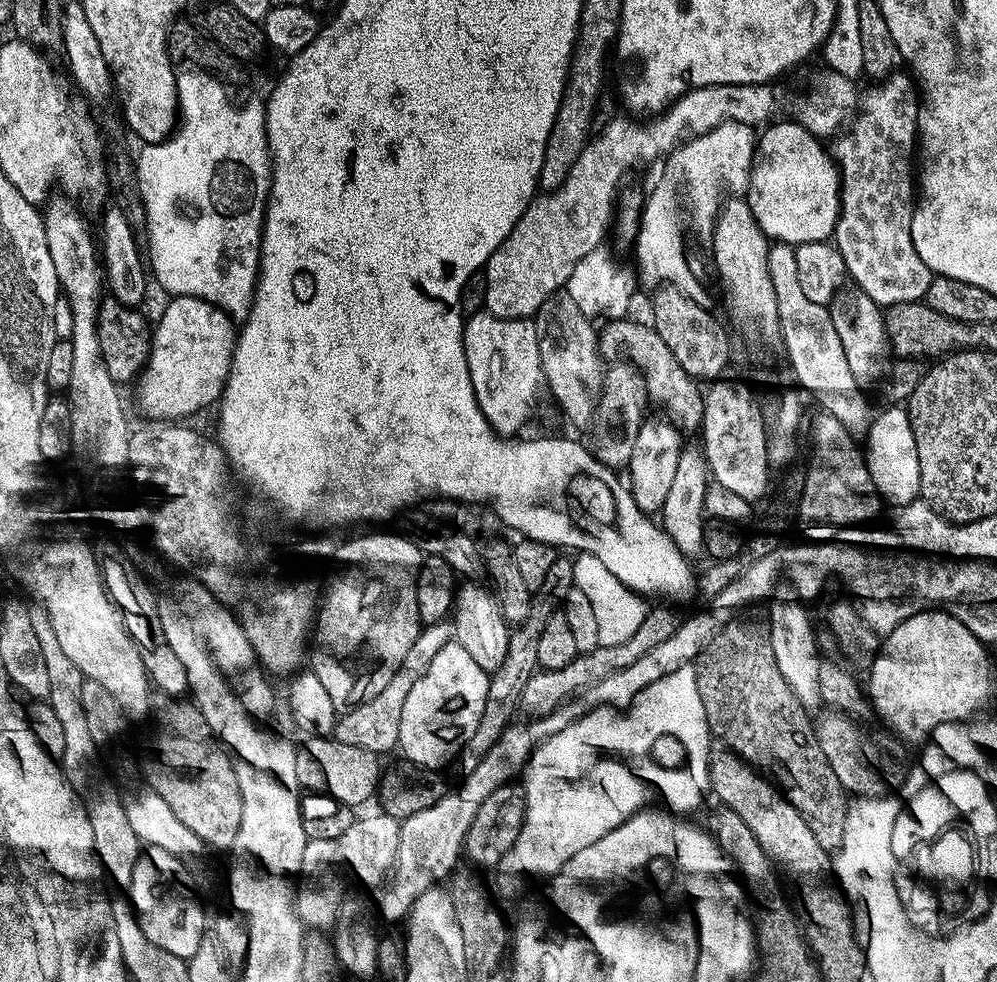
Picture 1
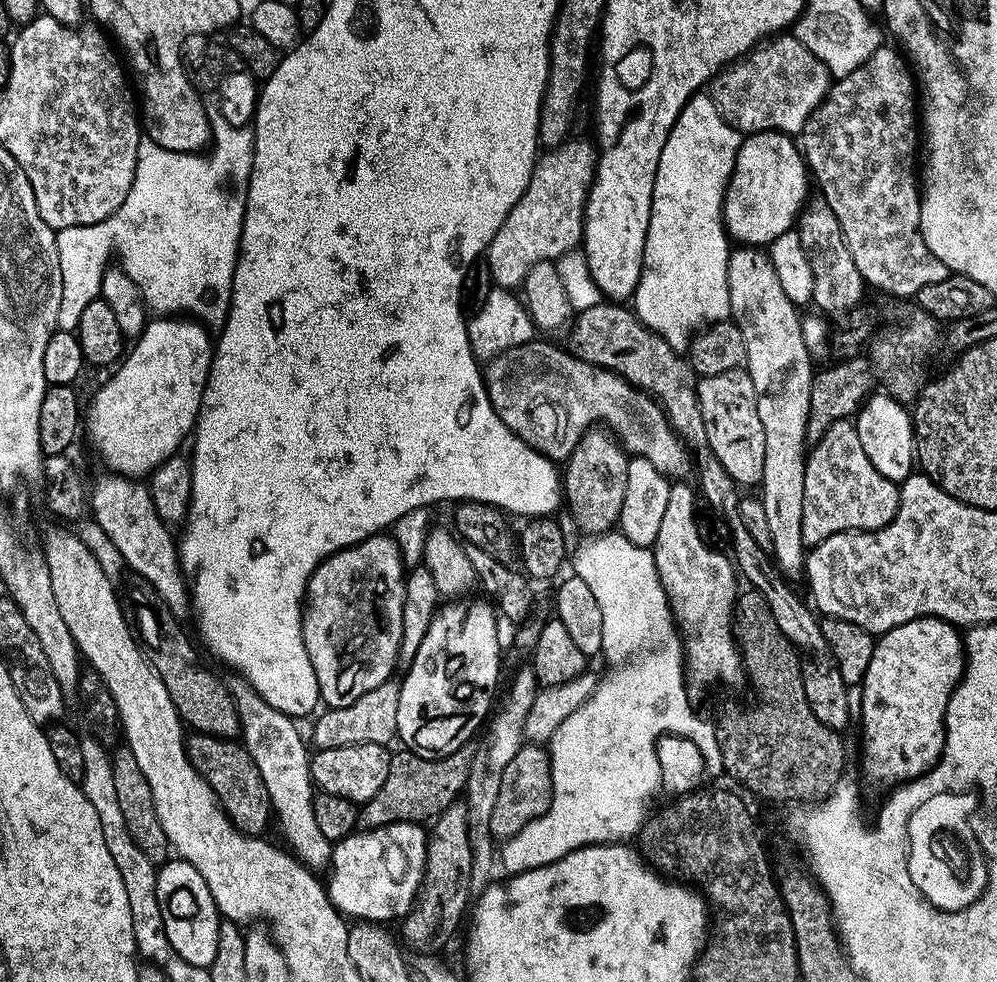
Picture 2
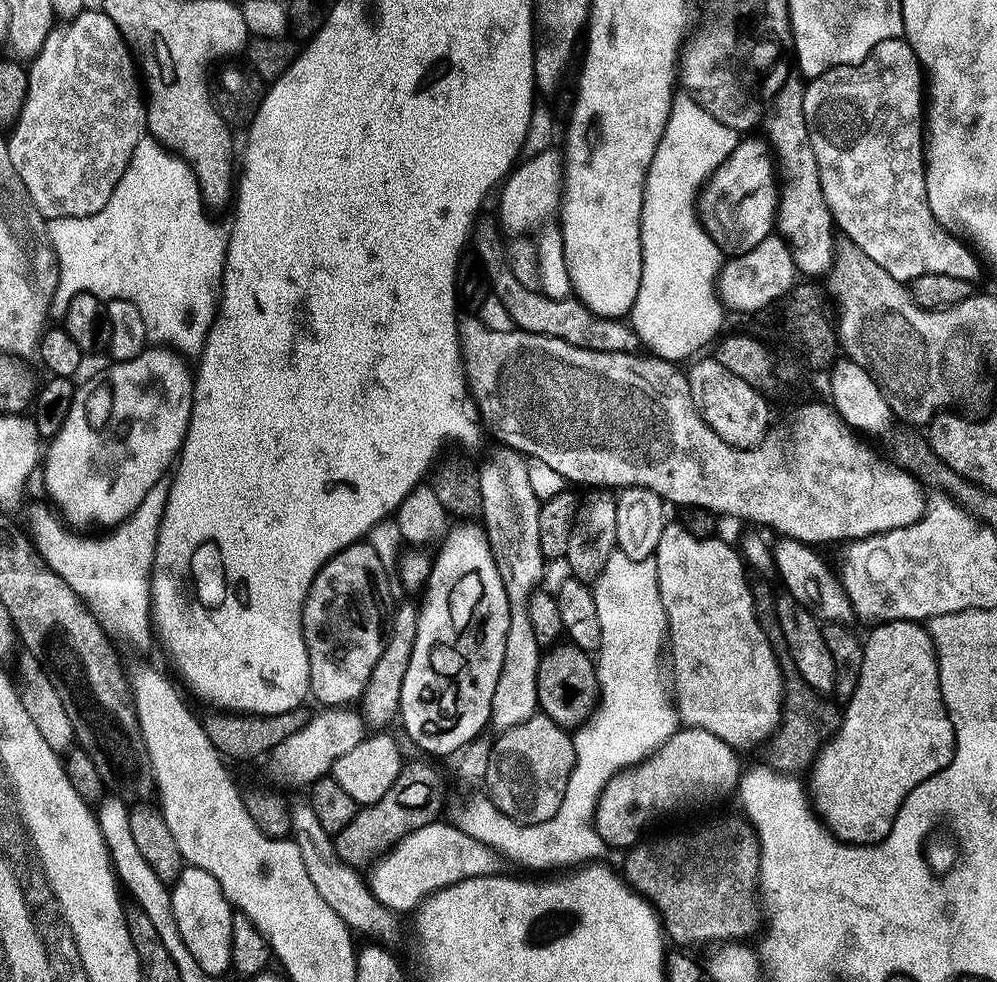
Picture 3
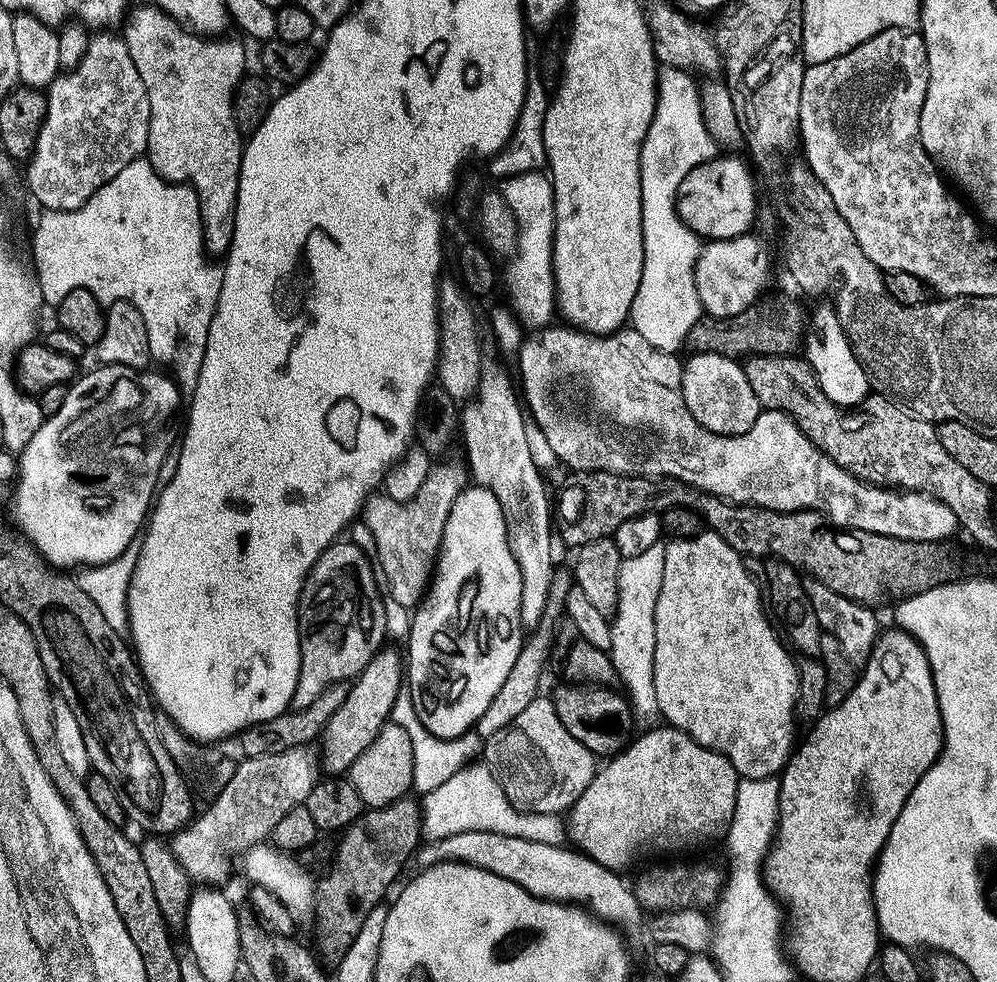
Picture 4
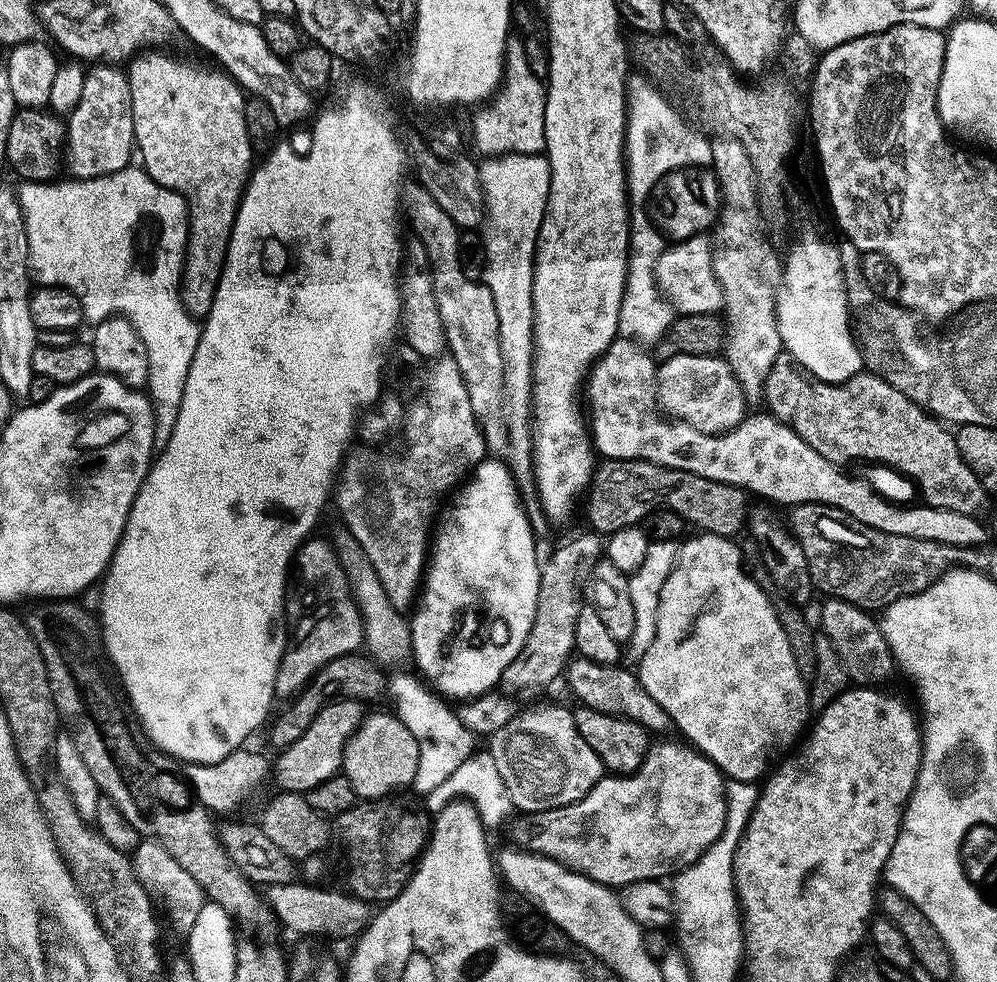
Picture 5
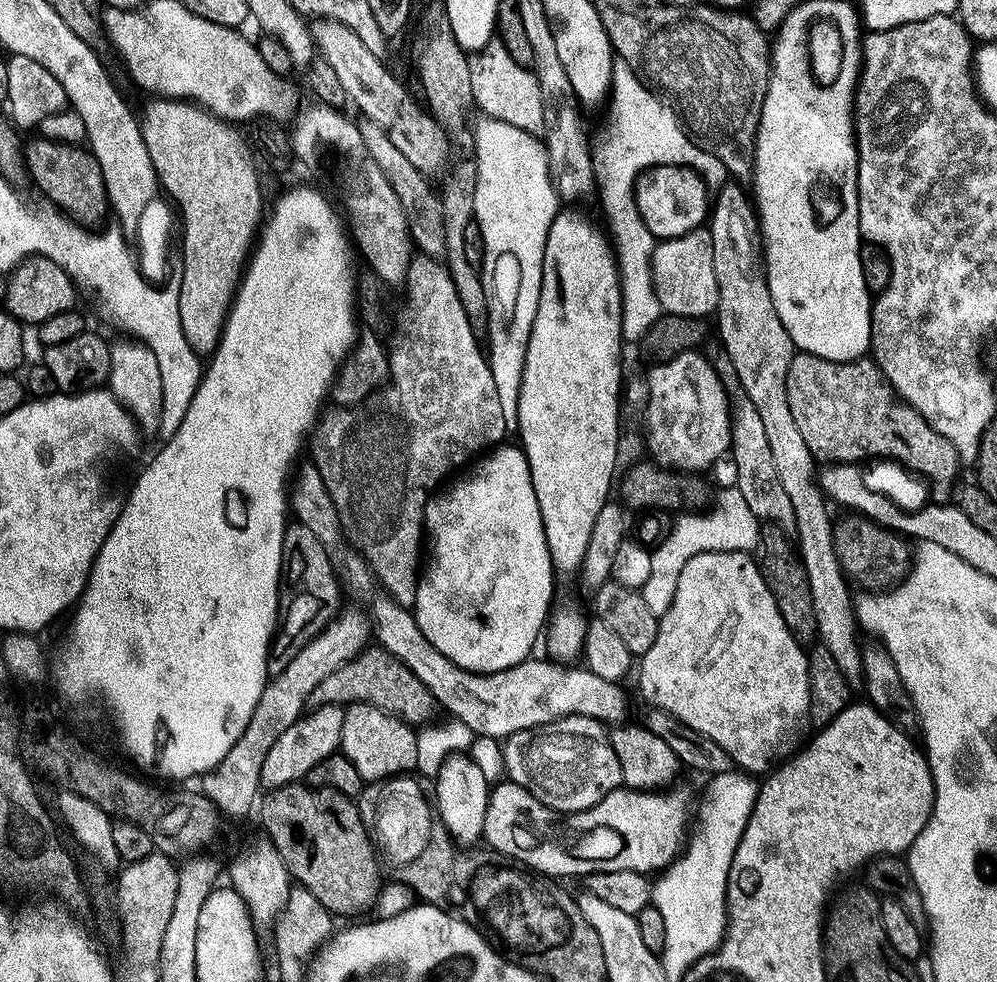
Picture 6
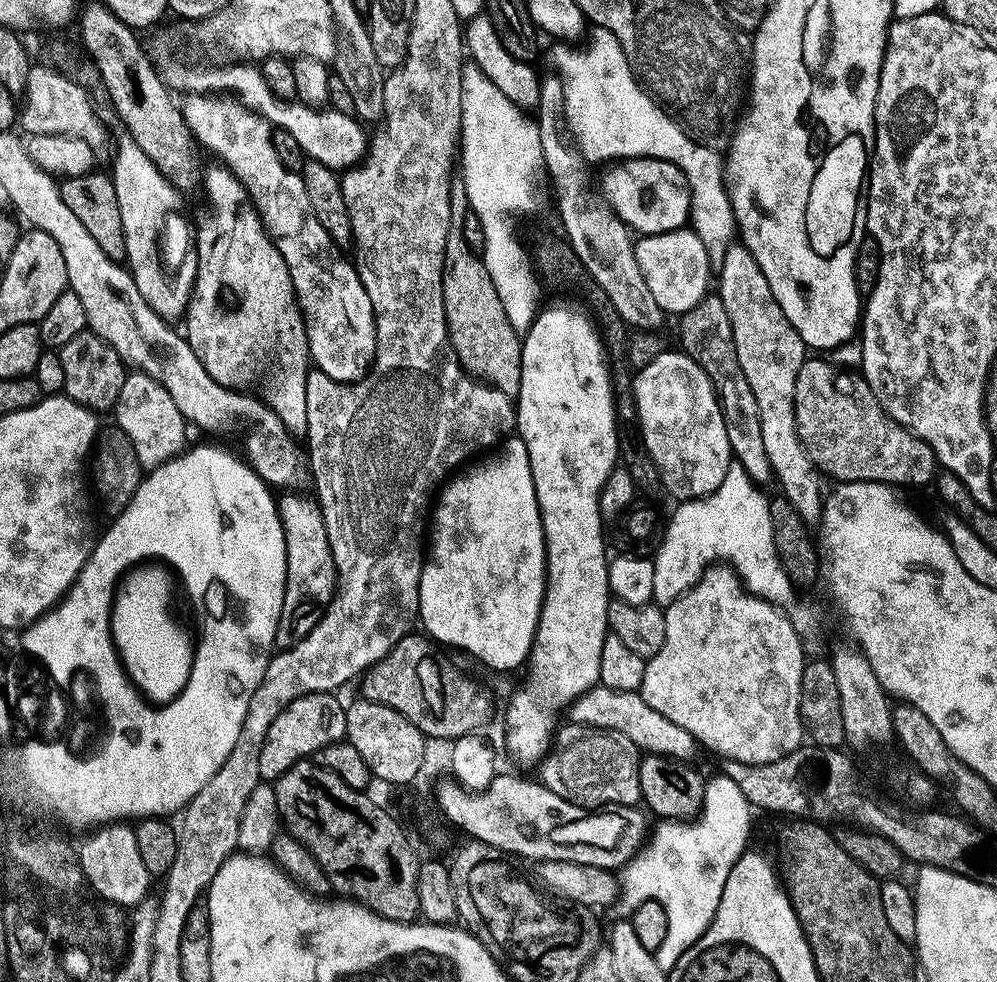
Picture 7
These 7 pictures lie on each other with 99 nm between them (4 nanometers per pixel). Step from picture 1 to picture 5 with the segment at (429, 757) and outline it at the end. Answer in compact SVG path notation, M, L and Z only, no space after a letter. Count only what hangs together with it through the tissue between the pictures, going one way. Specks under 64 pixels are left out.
M485 458L472 469L470 479L455 489L454 495L441 507L438 513L434 539L430 544L430 559L426 564L426 575L422 580L422 591L419 593L418 603L410 616L410 625L412 632L411 655L415 660L417 658L423 679L441 697L477 698L492 692L503 681L506 666L510 666L510 662L514 662L514 658L518 658L518 654L526 642L526 634L530 634L530 626L534 626L534 616L538 610L542 560L541 557L536 557L536 536L532 533L532 524L528 521L527 514L524 513L524 504L520 501L520 496L522 497L522 492L518 487L516 477L512 474L511 467L504 460L503 462L500 461L500 458Z

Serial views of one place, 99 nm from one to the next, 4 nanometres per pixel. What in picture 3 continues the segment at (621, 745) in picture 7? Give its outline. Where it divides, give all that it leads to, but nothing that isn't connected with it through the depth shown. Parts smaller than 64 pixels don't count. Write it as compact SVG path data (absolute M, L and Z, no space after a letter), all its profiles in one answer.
M537 714L496 737L489 756L487 777L495 785L488 790L489 801L519 824L546 822L562 806L566 782L570 782L574 770L575 746L569 729L558 726L548 716Z

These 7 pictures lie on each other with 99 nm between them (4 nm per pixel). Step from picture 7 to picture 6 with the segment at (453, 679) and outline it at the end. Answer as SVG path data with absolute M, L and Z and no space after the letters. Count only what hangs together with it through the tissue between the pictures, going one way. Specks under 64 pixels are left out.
M379 646L365 648L353 660L347 660L345 664L338 666L338 670L334 670L334 674L322 678L322 682L314 686L307 707L321 708L327 704L378 706L413 726L427 725L433 719L432 711L438 708L436 700L428 692L428 687L394 654L385 652Z

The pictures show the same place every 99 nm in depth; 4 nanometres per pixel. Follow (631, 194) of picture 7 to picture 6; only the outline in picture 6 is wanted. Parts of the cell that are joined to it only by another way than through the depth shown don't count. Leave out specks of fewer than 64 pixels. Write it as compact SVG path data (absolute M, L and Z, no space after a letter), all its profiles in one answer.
M658 164L649 168L647 172L637 176L634 191L640 216L651 230L653 237L660 240L673 240L676 236L685 236L687 232L695 232L709 219L710 189L695 170L686 168L682 164Z

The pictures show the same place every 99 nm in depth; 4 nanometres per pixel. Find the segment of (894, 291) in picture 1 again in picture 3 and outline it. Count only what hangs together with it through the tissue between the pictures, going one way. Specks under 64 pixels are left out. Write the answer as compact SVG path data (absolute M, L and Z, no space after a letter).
M901 38L878 42L878 46L874 46L874 50L870 50L870 54L862 62L831 68L821 76L811 77L804 90L802 110L805 111L811 145L814 146L818 174L821 176L822 192L825 195L830 214L835 220L835 227L841 233L844 231L843 235L851 240L854 246L858 246L858 250L862 250L862 254L866 254L866 258L874 258L874 262L878 262L878 266L882 266L882 270L886 270L886 274L890 274L901 282L917 280L922 274L950 274L950 278L979 281L981 261L978 259L977 253L971 247L968 247L965 241L940 227L928 205L926 178L924 177L924 165L926 163L926 92L922 87L920 59L916 57L907 40Z

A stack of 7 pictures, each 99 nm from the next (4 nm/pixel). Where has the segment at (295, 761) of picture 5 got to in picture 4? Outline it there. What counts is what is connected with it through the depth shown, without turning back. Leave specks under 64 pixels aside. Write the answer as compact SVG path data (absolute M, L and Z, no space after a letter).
M388 647L377 652L376 657L361 670L359 676L351 681L346 702L342 702L342 706L334 710L330 722L324 727L324 754L322 750L320 764L327 775L347 773L355 758L366 750L366 746L370 746L370 742L389 721L395 699L398 698L406 680L406 666L401 653L399 656L394 650L395 647Z

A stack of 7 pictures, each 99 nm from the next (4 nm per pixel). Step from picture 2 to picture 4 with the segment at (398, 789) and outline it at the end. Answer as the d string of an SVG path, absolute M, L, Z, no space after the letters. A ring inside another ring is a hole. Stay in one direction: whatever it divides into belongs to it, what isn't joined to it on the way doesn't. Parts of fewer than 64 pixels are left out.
M407 796L385 808L365 811L341 833L332 866L316 883L314 921L318 948L326 959L336 964L342 960L372 908L387 897L385 894L401 872L402 864L417 851L422 831L421 807ZM379 842L386 842L386 849Z

